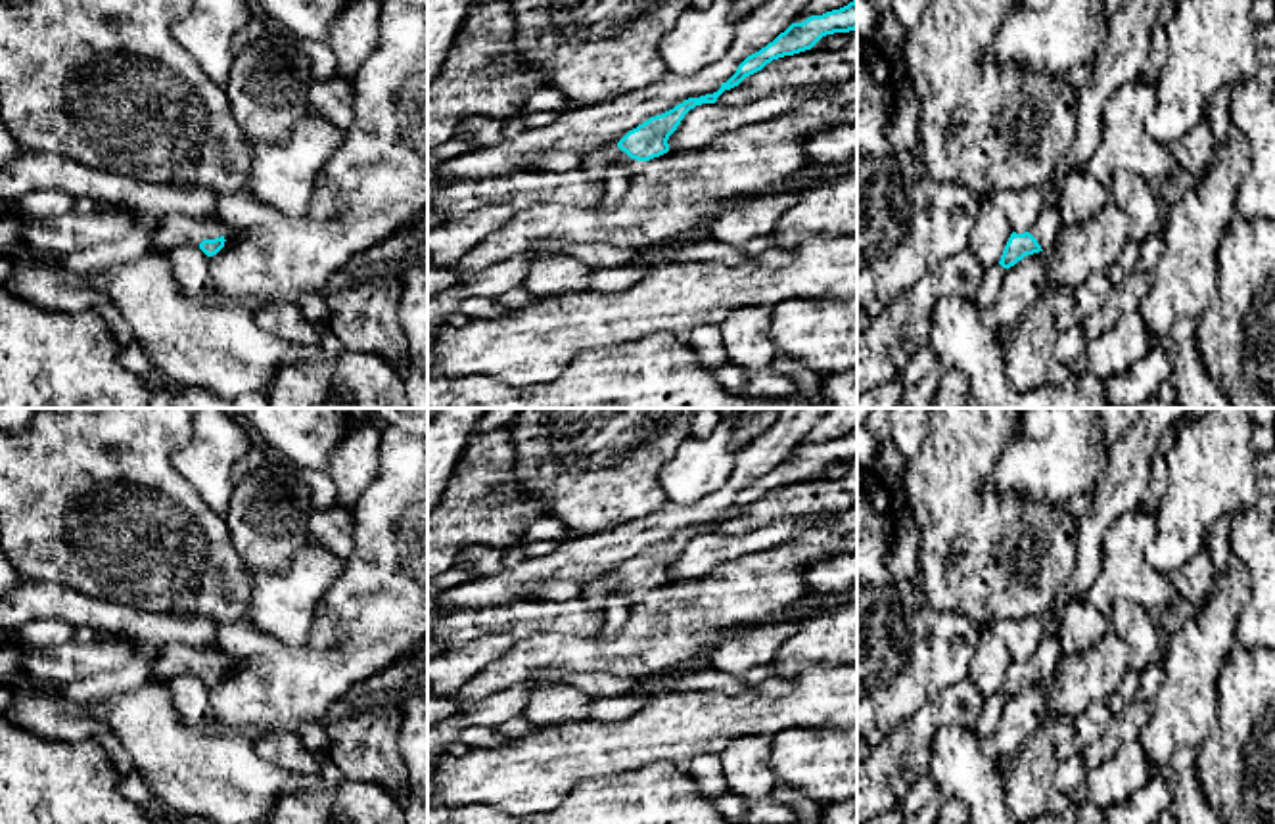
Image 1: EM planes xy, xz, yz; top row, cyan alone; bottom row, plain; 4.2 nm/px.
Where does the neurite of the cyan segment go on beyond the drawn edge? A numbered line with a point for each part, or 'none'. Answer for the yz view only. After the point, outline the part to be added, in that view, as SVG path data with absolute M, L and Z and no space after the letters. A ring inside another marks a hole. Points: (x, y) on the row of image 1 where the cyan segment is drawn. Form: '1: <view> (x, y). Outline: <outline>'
1: yz (1049, 223). Outline: M1043 209L1030 234L1037 240L1041 249L1049 249L1062 226L1058 209Z

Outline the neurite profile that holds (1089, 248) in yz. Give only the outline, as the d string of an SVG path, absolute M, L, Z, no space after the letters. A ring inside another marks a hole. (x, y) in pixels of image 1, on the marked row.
M1112 201L1093 218L1062 226L1055 243L1043 253L1049 274L1043 291L1055 286L1078 287L1093 274L1104 274L1118 261L1127 240L1127 217Z

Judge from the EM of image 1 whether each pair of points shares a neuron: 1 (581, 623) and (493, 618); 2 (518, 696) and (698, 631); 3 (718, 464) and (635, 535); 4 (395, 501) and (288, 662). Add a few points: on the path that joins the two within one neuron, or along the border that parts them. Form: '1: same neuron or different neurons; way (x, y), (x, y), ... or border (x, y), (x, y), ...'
1: same neuron; way (560, 619), (514, 618)
2: different neurons; border (530, 681), (487, 698)
3: different neurons; border (718, 489), (693, 503), (668, 501)
4: same neuron; way (386, 552), (386, 600), (340, 658)

